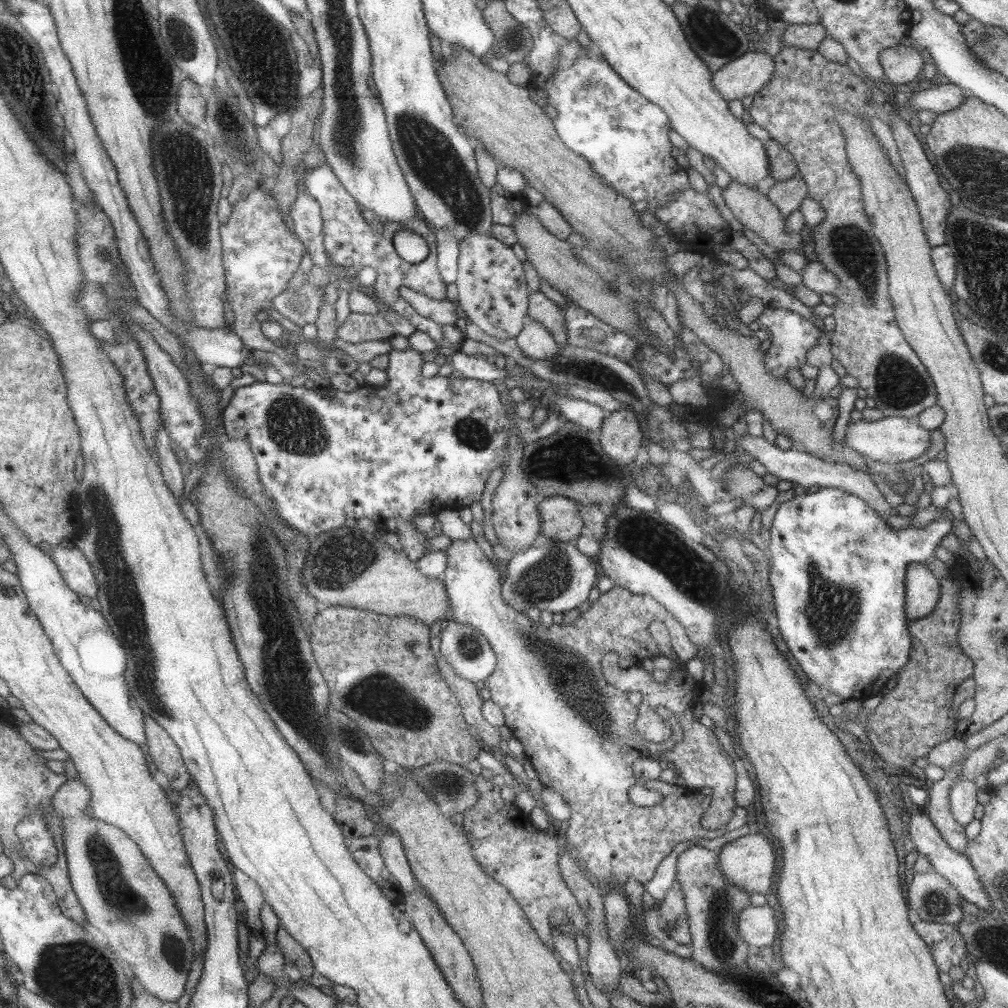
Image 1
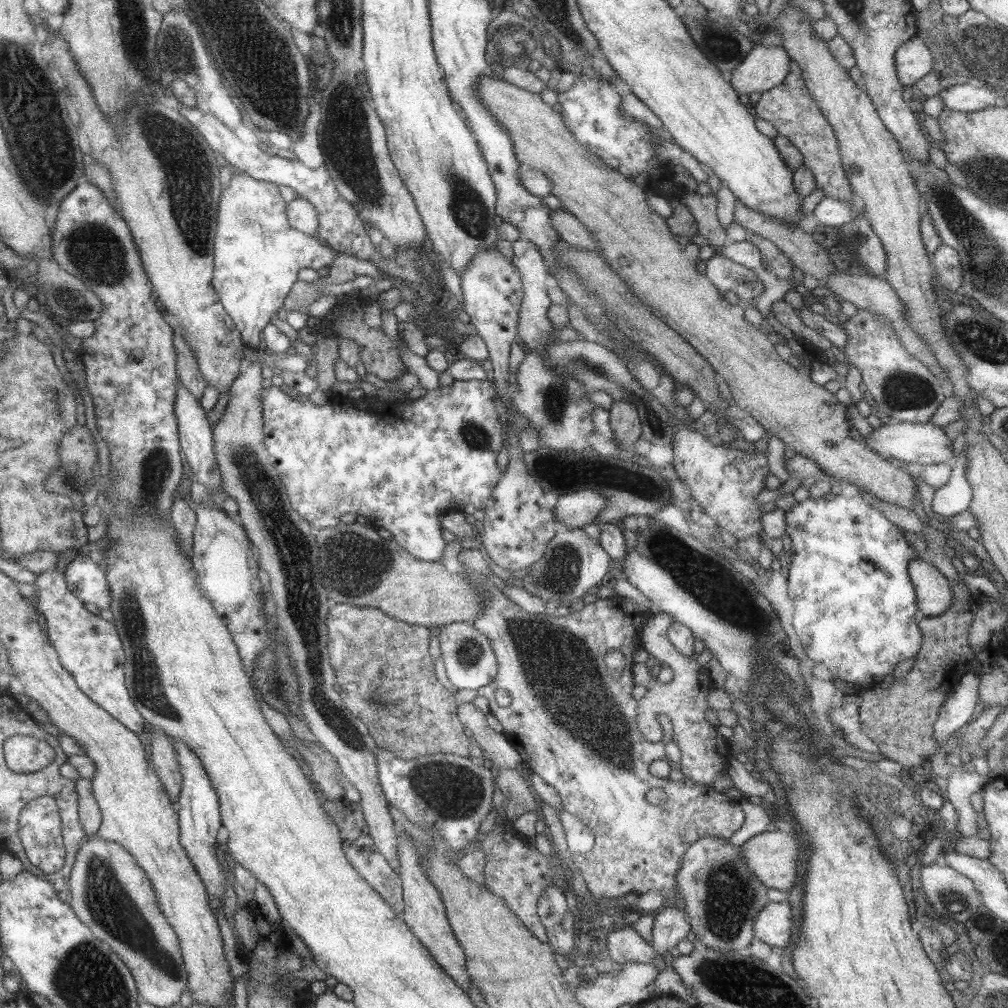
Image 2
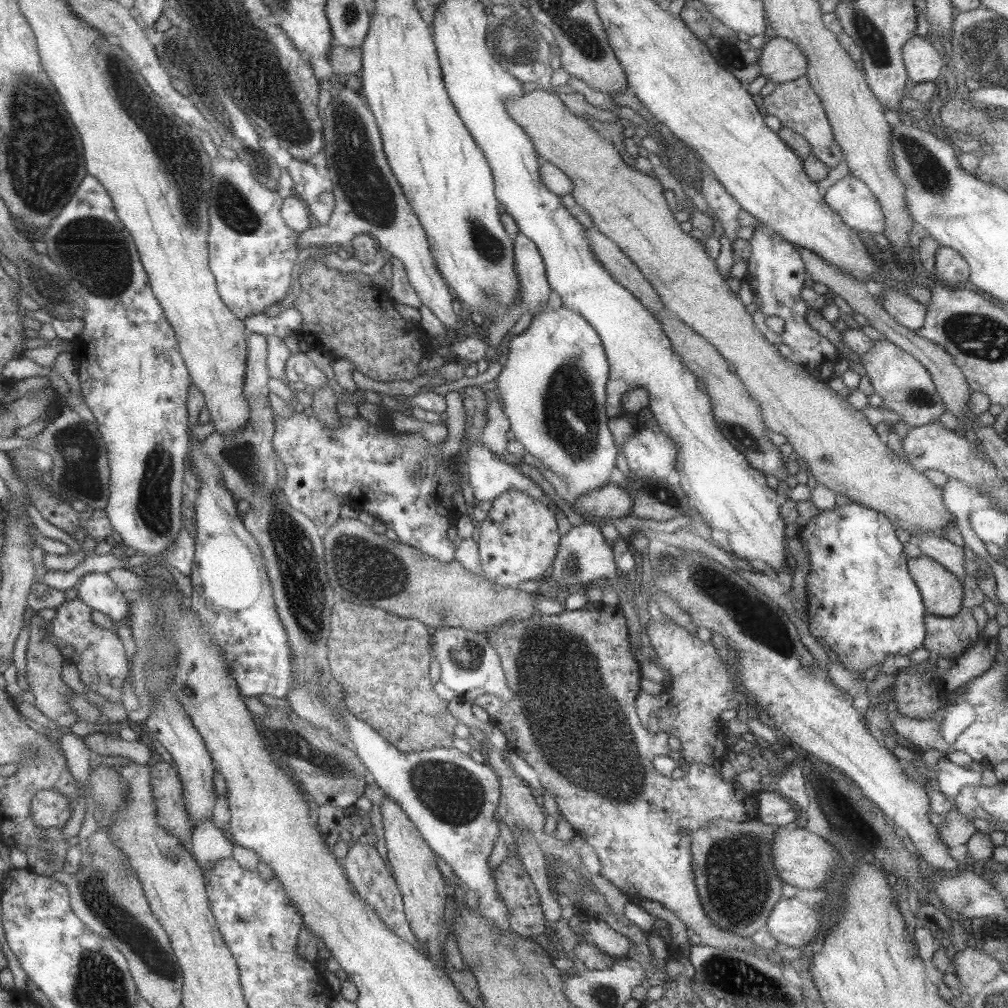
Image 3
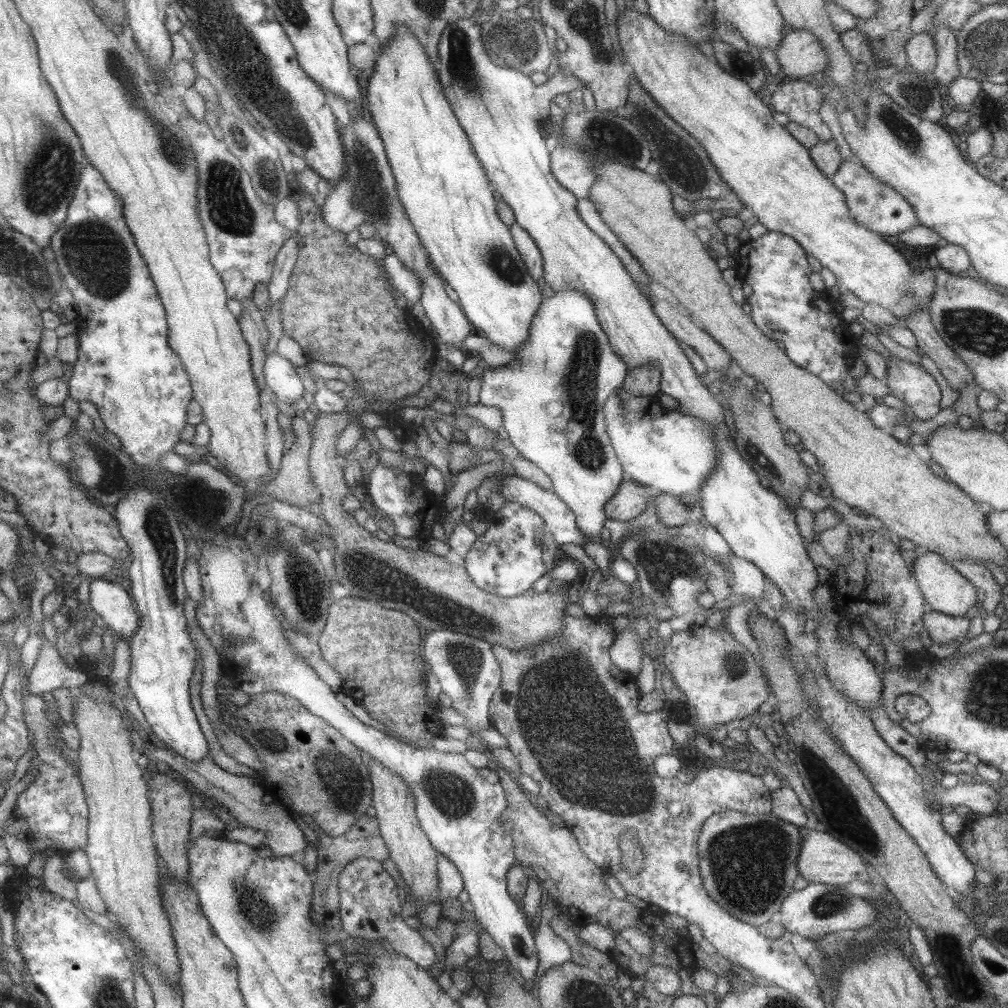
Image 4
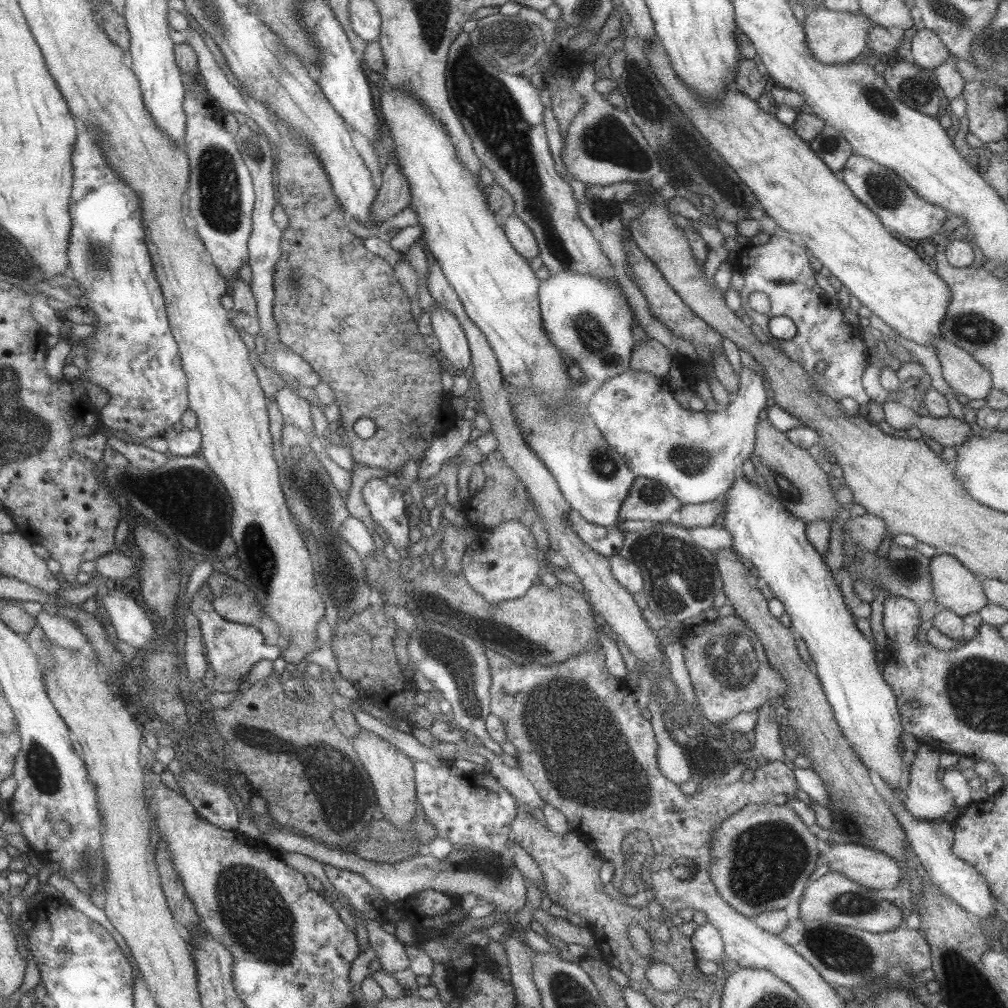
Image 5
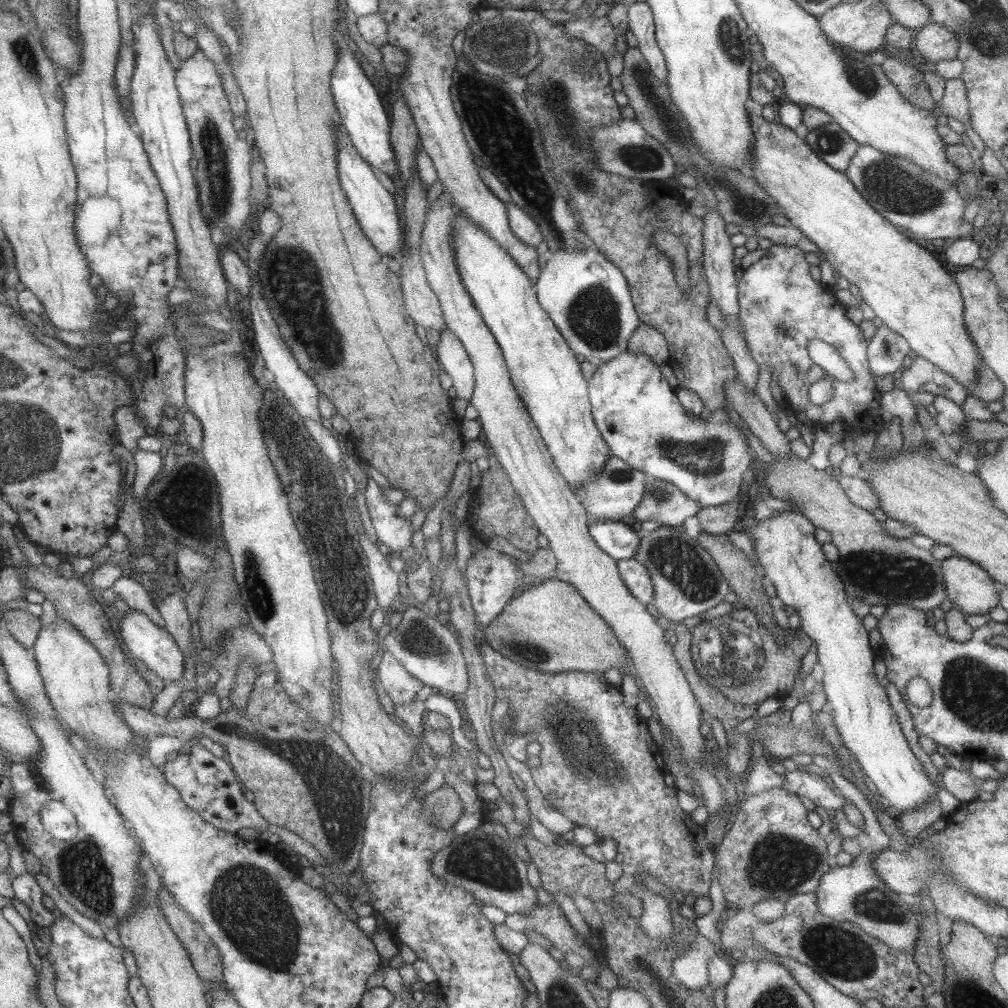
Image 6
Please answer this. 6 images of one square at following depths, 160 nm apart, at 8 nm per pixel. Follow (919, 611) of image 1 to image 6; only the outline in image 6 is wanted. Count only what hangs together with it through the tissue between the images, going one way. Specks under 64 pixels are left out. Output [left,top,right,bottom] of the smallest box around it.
[940,555,998,615]

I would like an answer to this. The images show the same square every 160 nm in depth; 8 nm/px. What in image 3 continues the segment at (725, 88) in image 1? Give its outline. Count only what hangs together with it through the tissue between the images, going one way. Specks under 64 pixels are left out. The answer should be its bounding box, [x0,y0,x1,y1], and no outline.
[756,35,806,85]

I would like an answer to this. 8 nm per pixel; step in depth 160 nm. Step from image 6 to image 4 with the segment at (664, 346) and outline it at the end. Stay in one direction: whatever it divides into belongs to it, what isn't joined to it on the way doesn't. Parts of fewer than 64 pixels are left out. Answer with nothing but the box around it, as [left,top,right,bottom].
[620,362,661,397]

